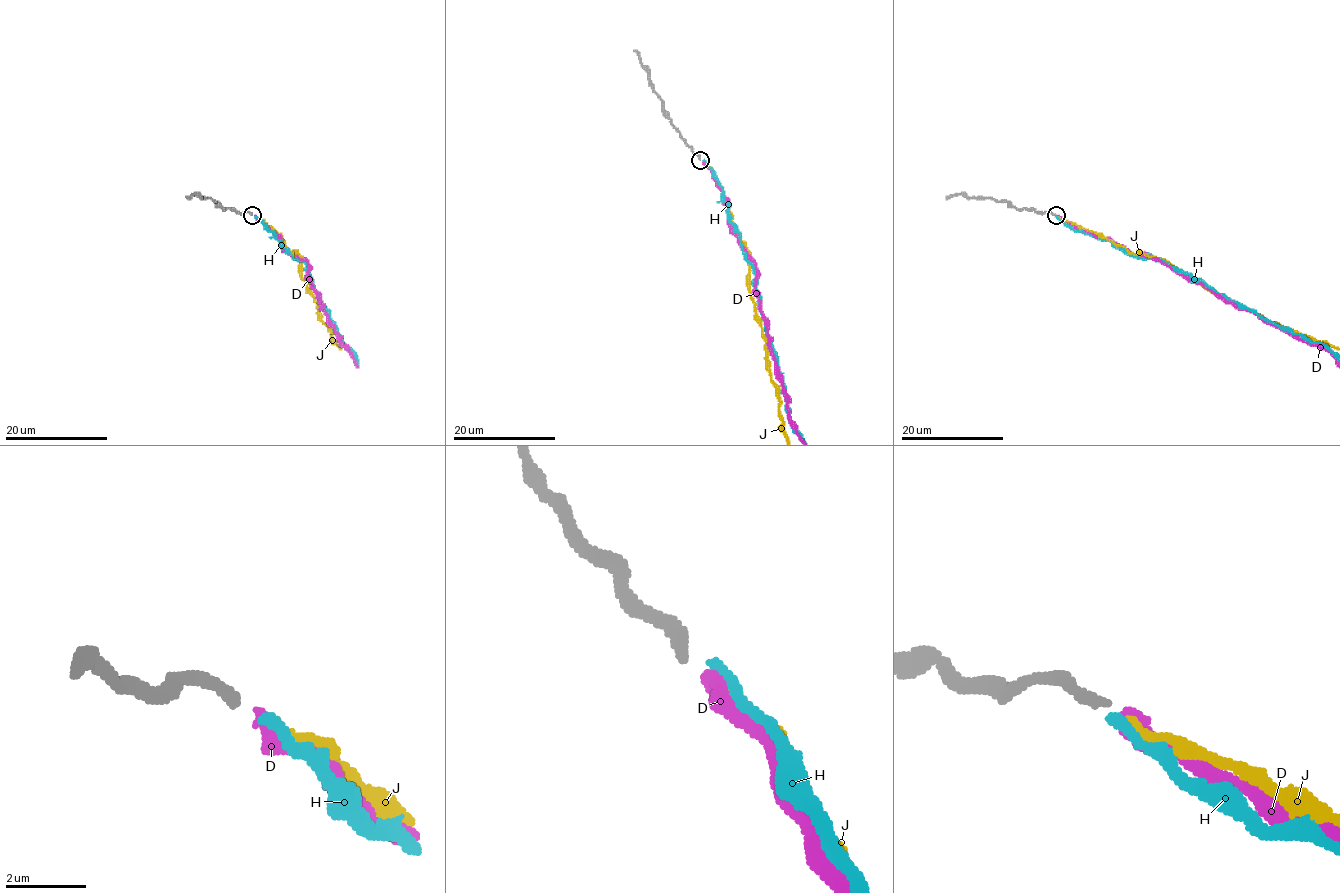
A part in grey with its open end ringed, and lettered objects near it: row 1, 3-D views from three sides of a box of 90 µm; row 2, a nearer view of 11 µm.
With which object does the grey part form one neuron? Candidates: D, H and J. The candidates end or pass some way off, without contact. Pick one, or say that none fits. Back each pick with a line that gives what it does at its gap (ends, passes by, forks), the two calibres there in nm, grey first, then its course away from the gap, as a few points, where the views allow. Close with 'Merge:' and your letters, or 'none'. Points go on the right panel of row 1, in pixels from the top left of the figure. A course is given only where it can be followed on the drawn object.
D: it ends; calibres 320 and 360 nm
Merge: D

